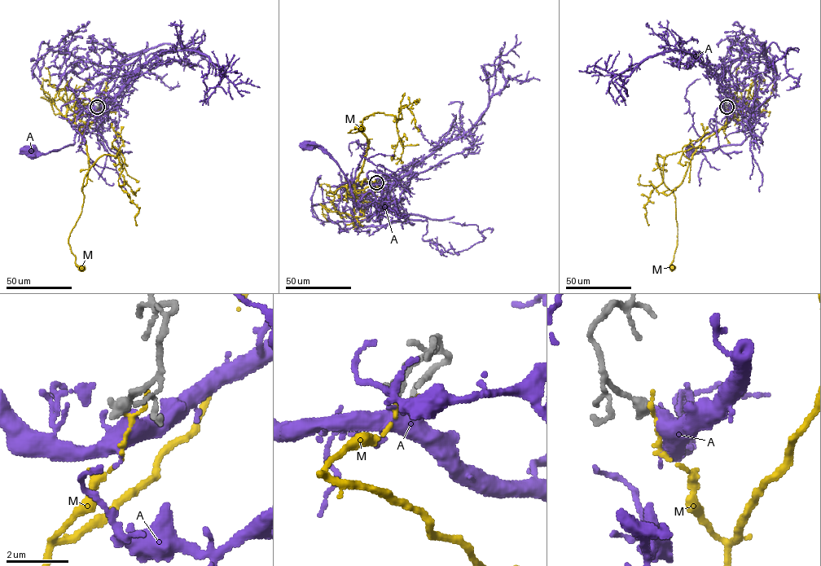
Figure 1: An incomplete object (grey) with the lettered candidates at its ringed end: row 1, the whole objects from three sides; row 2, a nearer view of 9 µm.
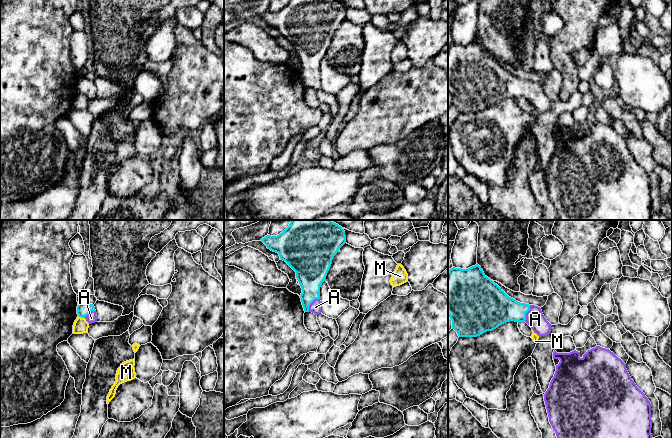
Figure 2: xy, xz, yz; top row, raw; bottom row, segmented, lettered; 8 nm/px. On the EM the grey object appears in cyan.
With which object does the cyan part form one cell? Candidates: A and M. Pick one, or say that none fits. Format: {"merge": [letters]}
{"merge": ["A"]}

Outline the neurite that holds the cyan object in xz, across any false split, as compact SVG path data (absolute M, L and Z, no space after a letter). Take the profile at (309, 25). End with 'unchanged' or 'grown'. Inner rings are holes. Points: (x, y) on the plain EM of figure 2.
M289 0L279 11L267 11L261 17L273 28L279 30L295 48L302 64L300 71L305 88L321 89L320 63L326 57L332 36L346 19L344 5L338 0Z | grown

